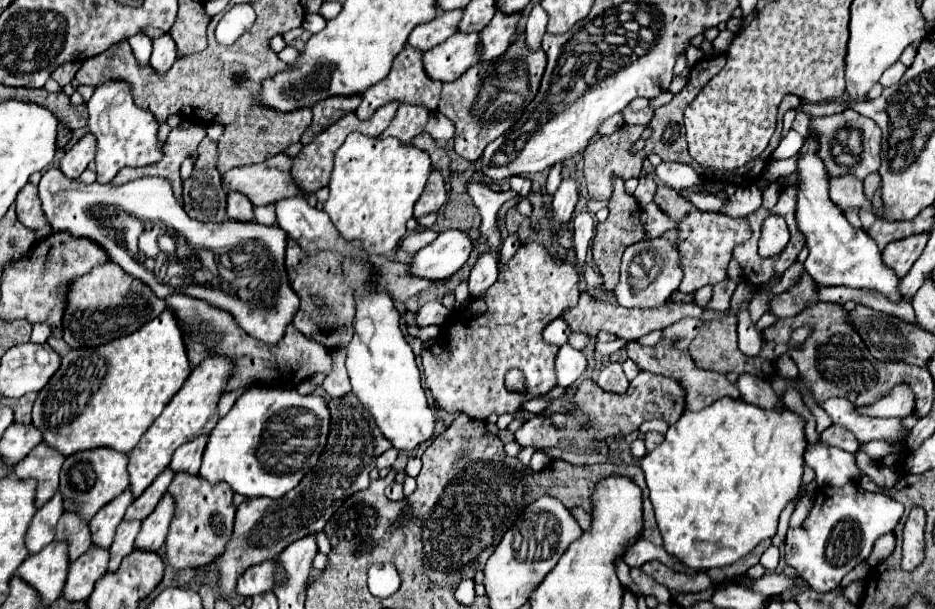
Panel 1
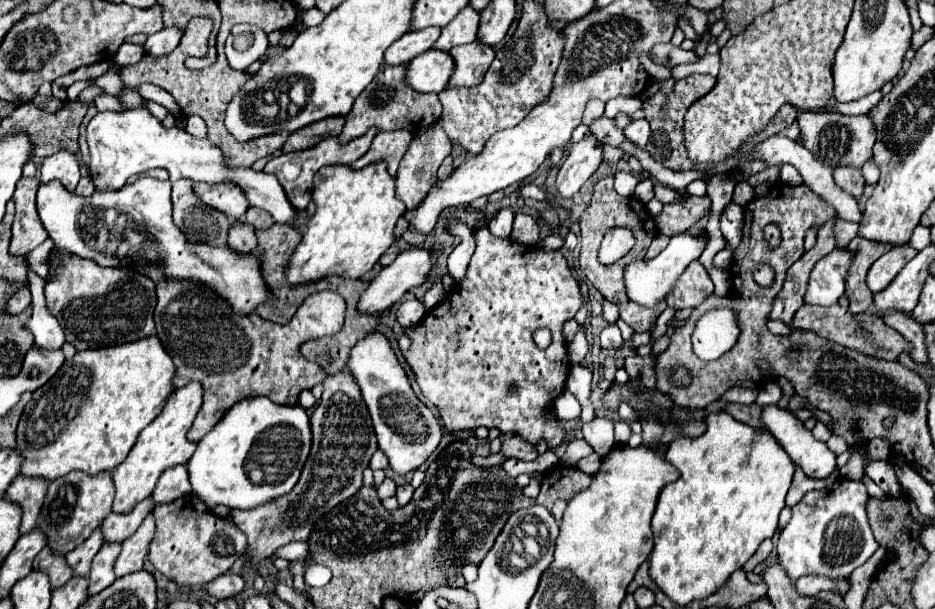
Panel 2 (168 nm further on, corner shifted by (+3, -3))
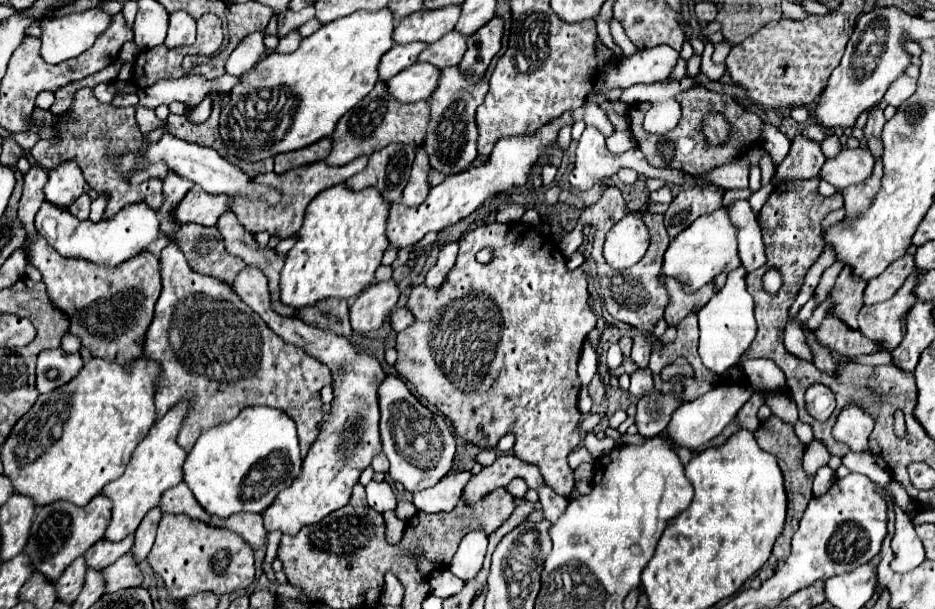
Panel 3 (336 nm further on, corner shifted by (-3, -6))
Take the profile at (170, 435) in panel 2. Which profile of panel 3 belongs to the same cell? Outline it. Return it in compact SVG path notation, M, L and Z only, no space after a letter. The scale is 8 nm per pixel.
M179 404L175 412L169 412L163 420L155 422L145 440L141 440L139 446L133 450L131 462L127 464L123 476L117 478L115 482L109 482L103 488L103 496L107 496L113 502L111 522L105 532L105 540L119 542L129 534L133 534L141 524L143 516L159 504L161 494L183 480L183 460L187 458L187 452L175 444L175 436L179 434L179 424L183 422L183 408L187 408L187 404Z

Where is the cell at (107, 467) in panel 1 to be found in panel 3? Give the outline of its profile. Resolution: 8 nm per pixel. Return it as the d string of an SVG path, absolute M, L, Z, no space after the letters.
M103 494L95 496L83 508L75 508L75 504L65 504L65 502L55 502L37 508L23 554L29 558L33 572L39 572L49 582L55 582L75 558L83 556L95 542L103 538L109 520L111 520L111 500L107 500Z

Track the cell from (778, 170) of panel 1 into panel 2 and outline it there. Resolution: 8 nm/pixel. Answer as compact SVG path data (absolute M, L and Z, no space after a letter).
M805 111L797 119L801 127L801 143L805 149L813 153L817 161L823 165L835 167L855 167L861 169L873 157L873 143L875 143L875 127L867 115L847 117L833 111Z

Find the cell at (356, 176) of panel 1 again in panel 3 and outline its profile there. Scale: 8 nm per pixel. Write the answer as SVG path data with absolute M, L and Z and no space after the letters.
M345 184L327 188L311 200L305 212L299 242L289 250L281 270L281 302L293 308L313 306L327 298L357 298L373 284L373 274L387 250L385 224L389 204L381 202L375 188L351 192Z

